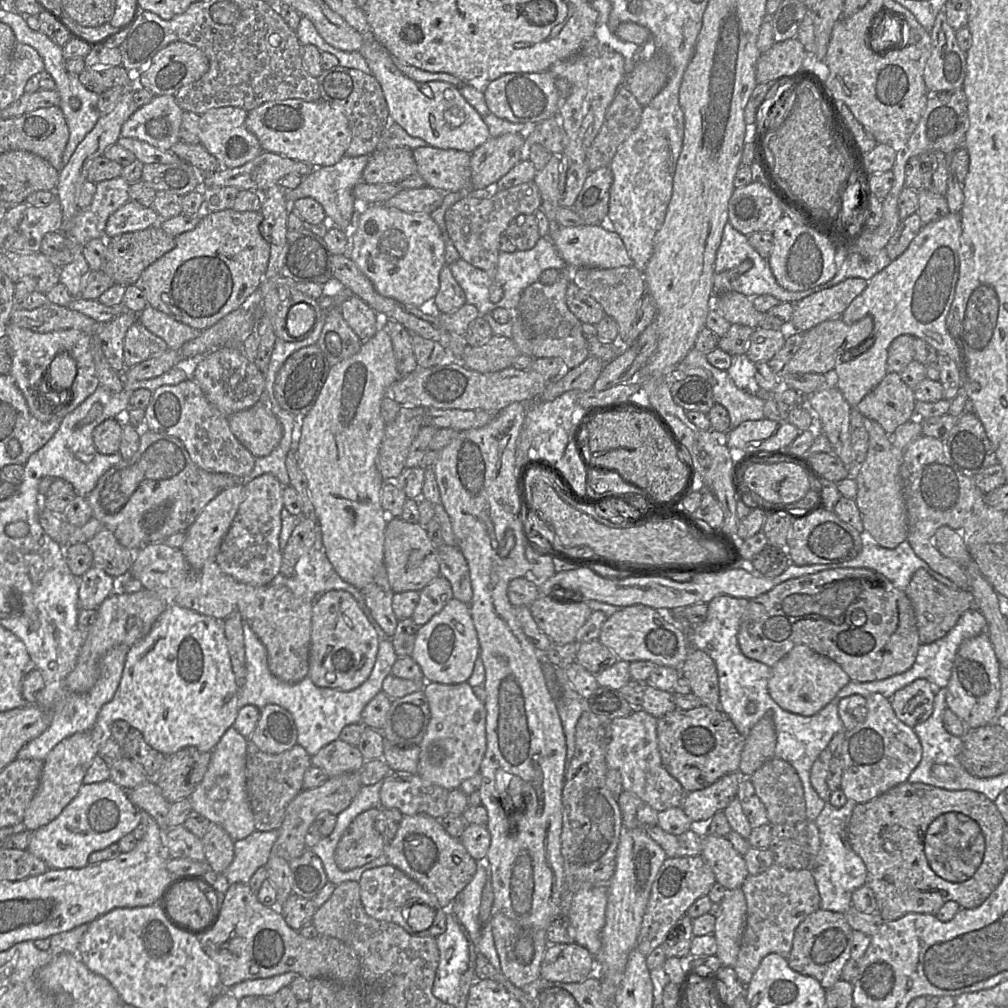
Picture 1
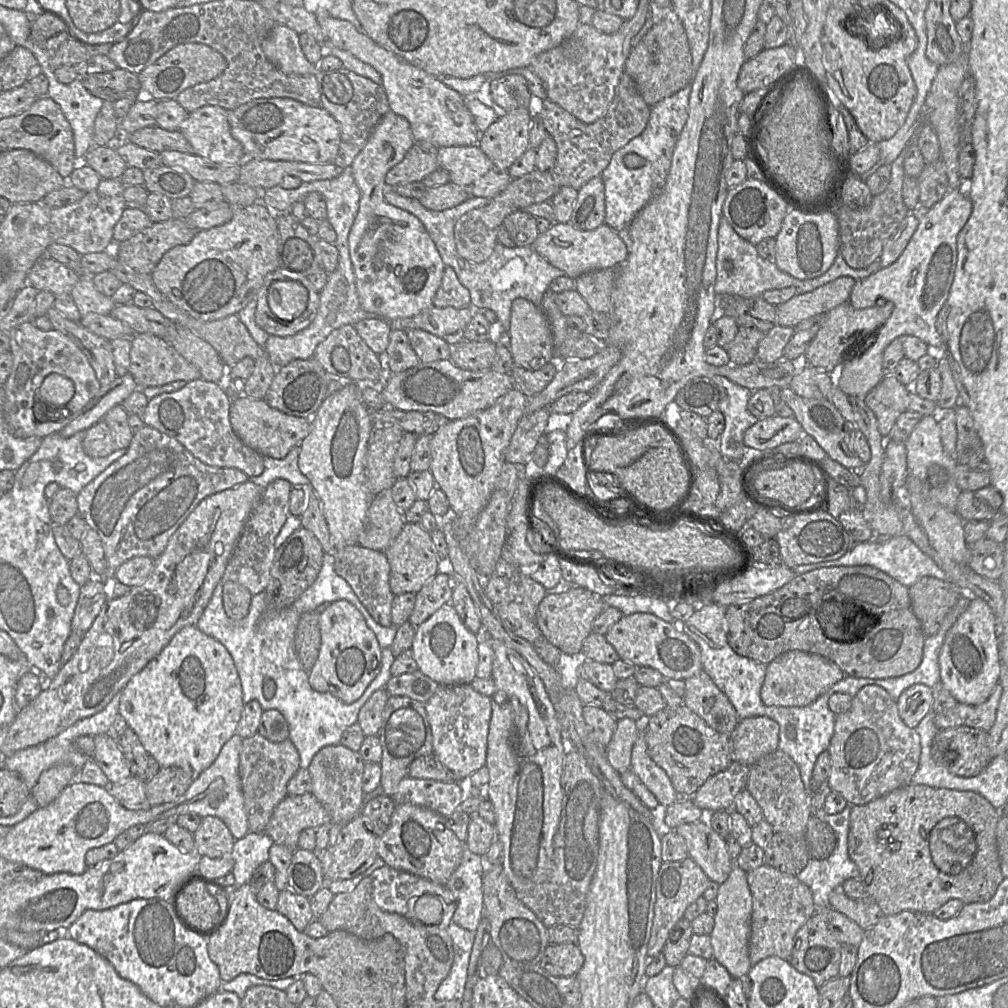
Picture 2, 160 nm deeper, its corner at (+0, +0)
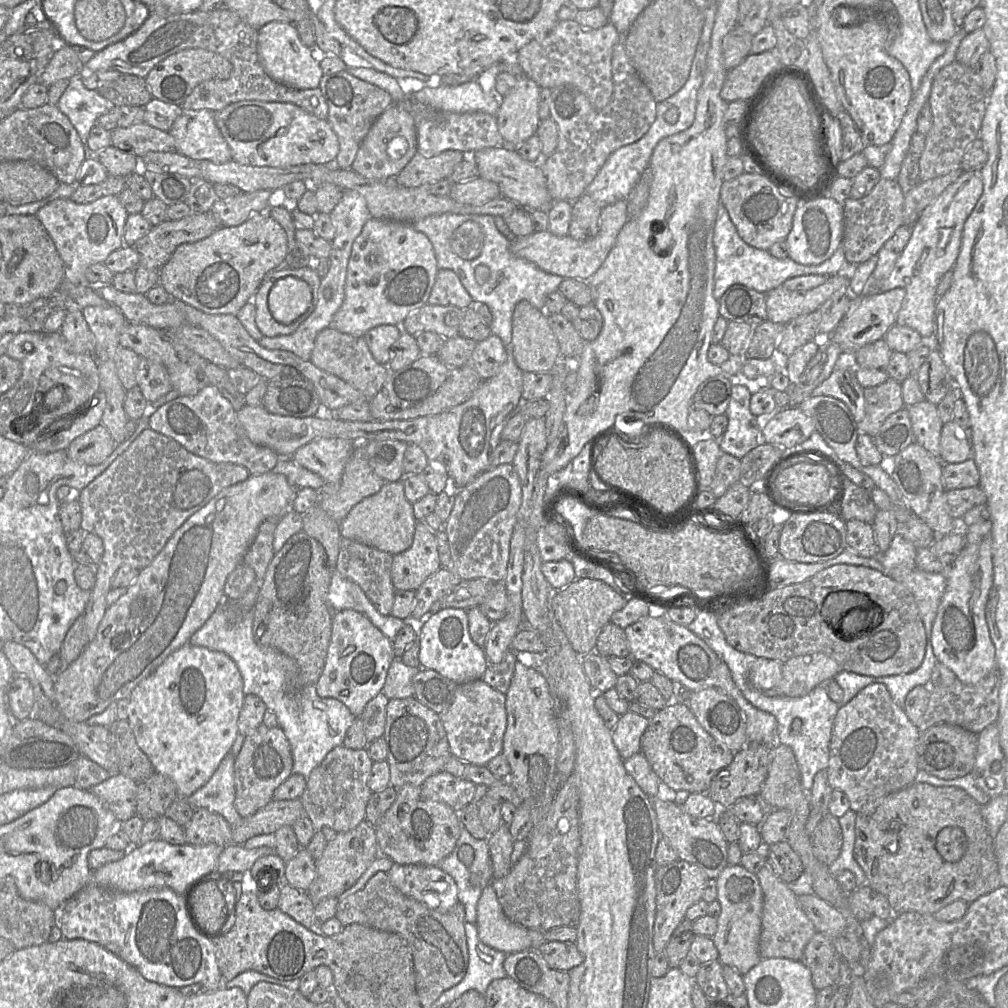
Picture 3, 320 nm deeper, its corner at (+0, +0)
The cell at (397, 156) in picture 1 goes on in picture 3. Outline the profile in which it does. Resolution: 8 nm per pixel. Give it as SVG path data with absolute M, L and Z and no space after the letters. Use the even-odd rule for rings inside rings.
M447 150L435 156L417 152L395 177L399 186L420 187L448 179L455 167L465 159L464 153Z

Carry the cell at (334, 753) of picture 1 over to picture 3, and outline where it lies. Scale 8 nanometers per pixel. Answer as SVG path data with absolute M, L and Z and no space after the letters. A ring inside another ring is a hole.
M340 745L333 748L311 771L299 799L304 814L316 830L329 827L337 833L347 832L365 820L366 805L372 794L368 787L372 763L366 748L351 749Z

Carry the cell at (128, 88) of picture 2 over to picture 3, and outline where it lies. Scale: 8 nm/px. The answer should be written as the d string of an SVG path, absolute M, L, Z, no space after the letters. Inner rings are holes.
M121 74L115 80L101 85L97 91L111 106L144 107L153 98L145 79L131 74Z

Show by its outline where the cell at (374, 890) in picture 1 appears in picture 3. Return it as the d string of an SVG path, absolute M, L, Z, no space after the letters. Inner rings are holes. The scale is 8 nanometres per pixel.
M394 863L386 873L401 893L430 909L447 911L459 901L455 881L439 866Z

